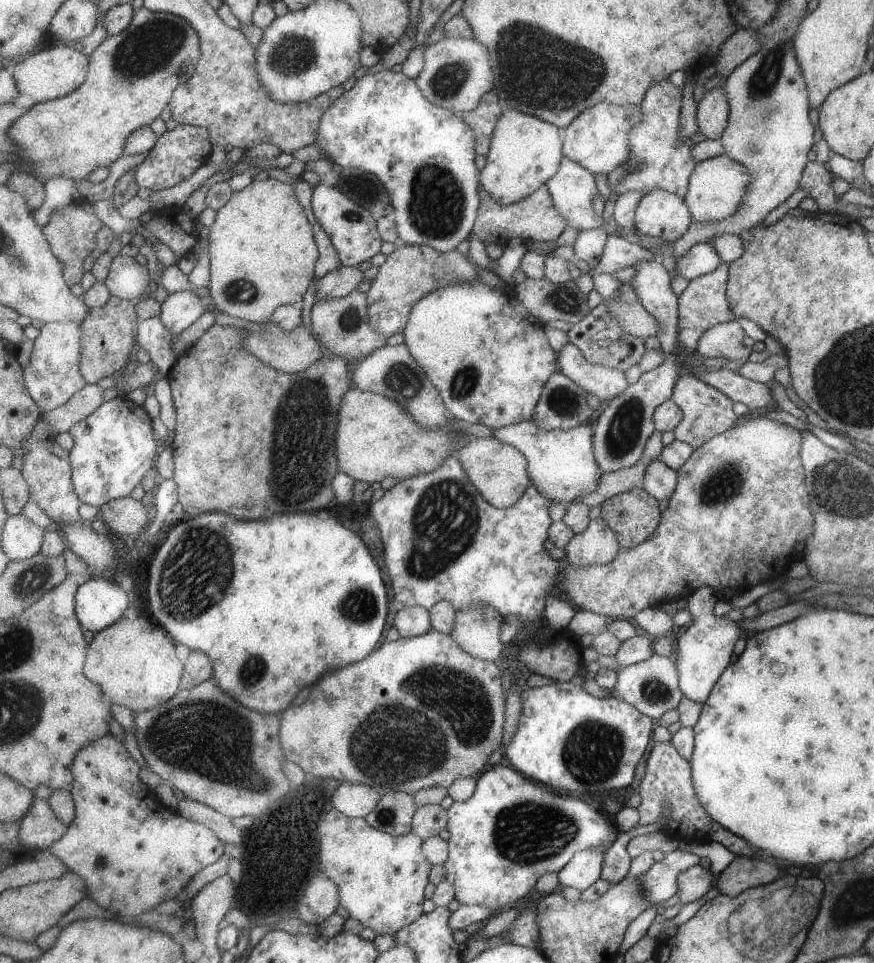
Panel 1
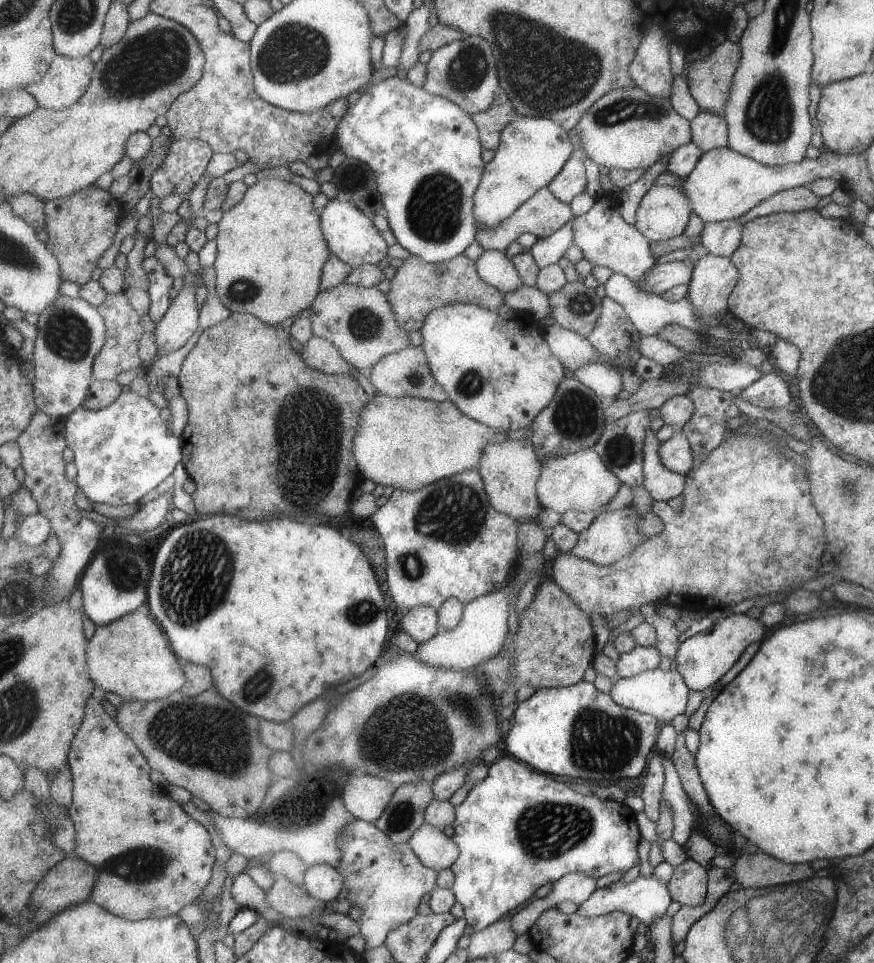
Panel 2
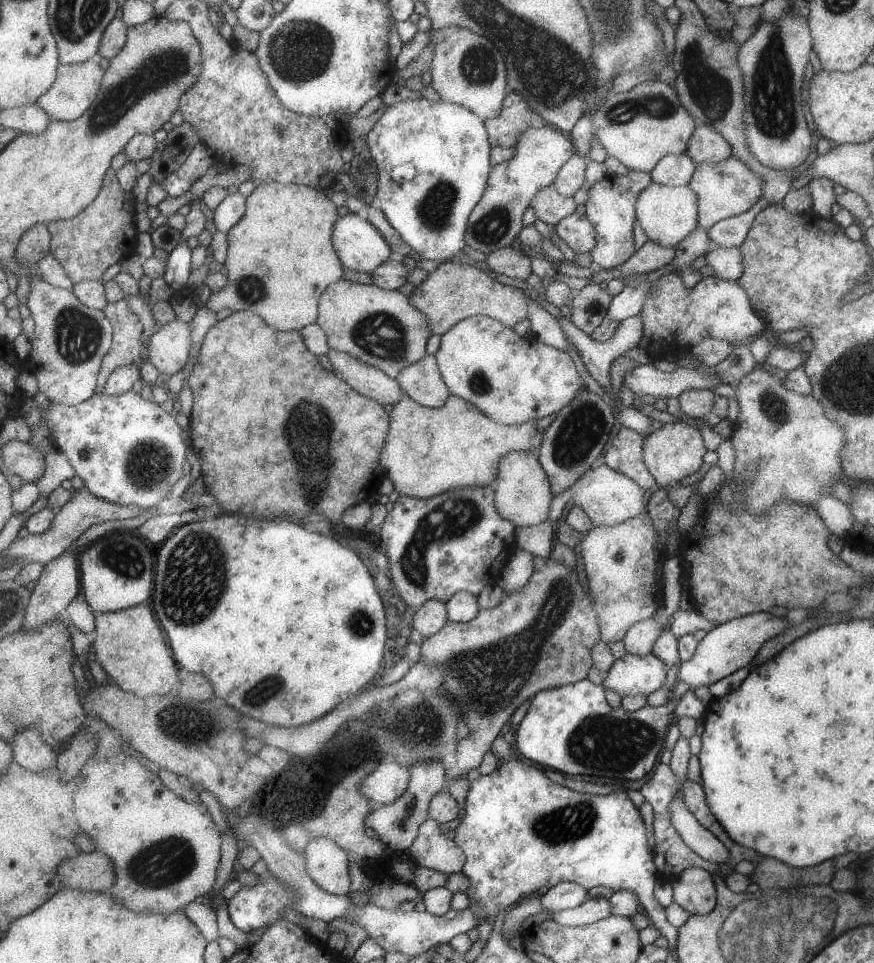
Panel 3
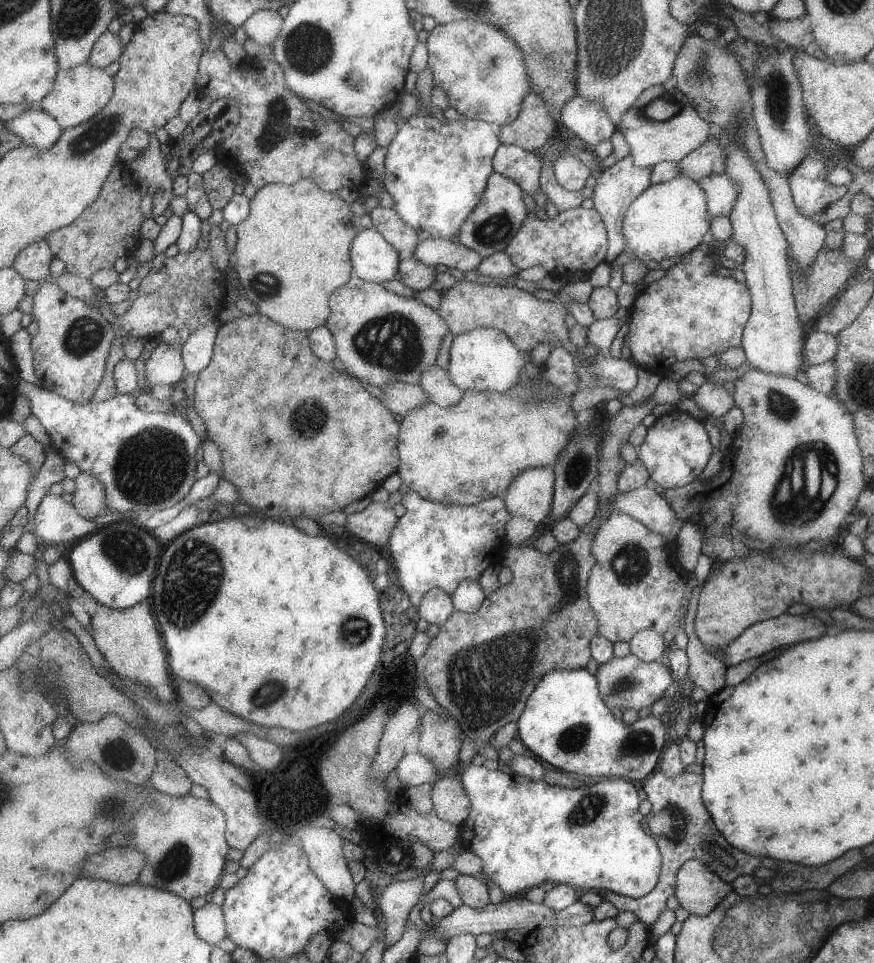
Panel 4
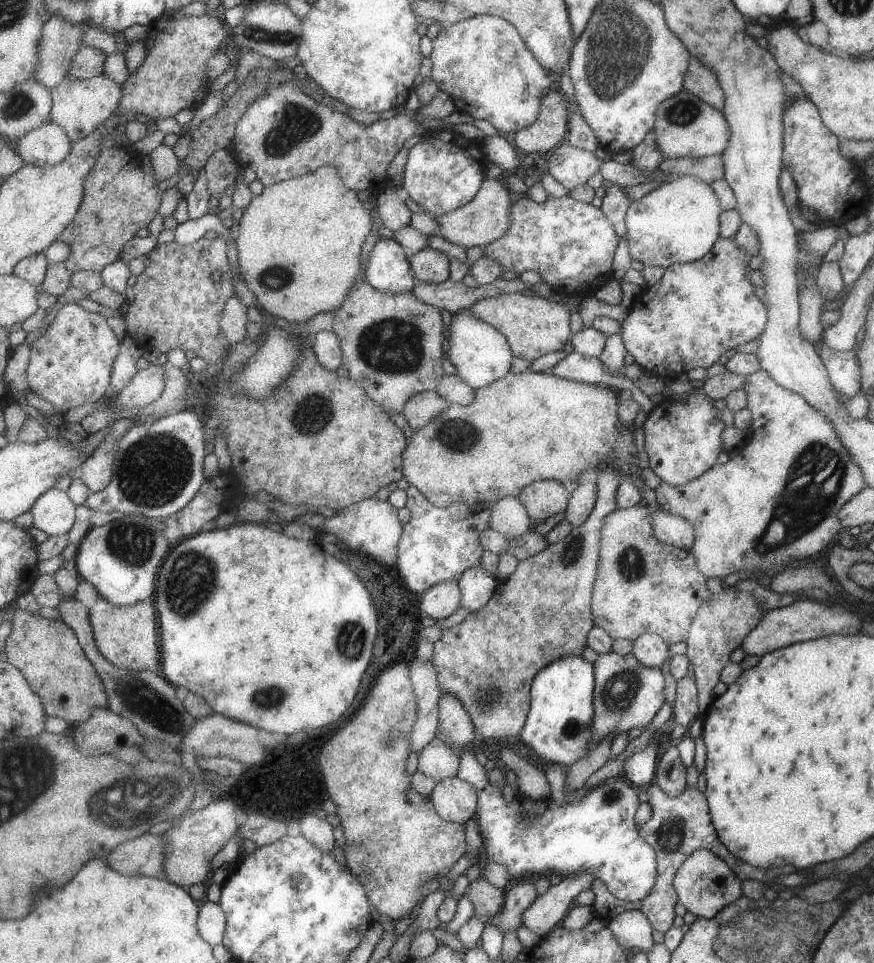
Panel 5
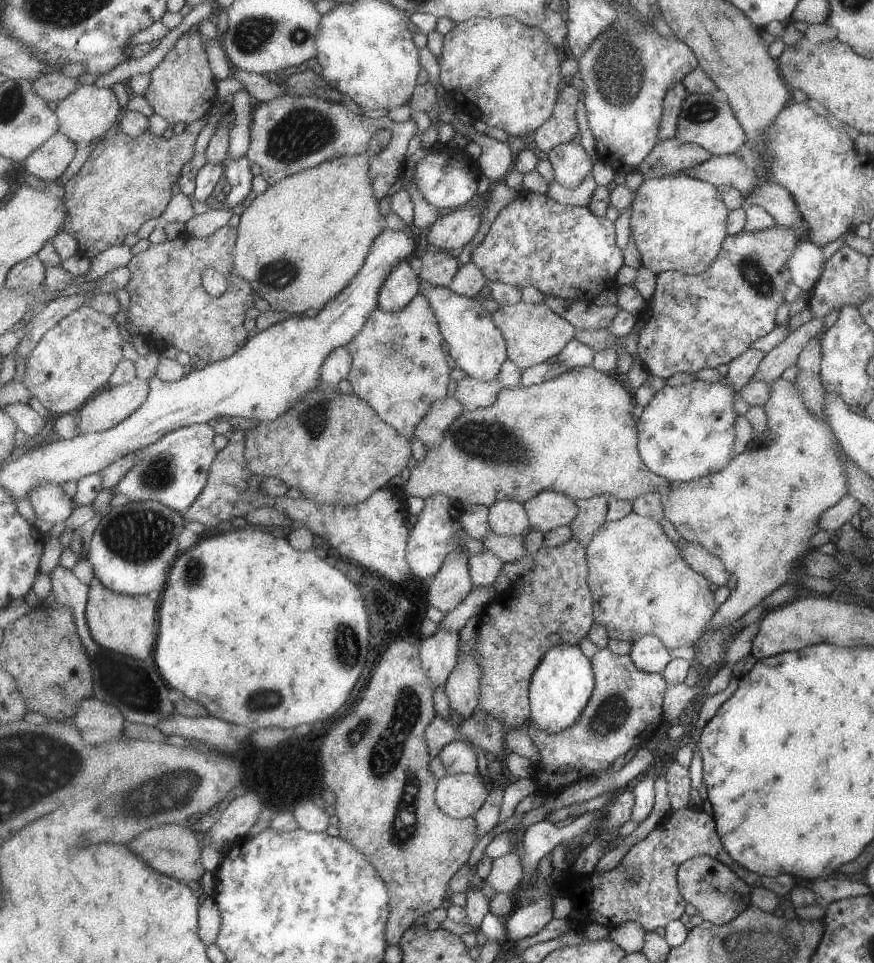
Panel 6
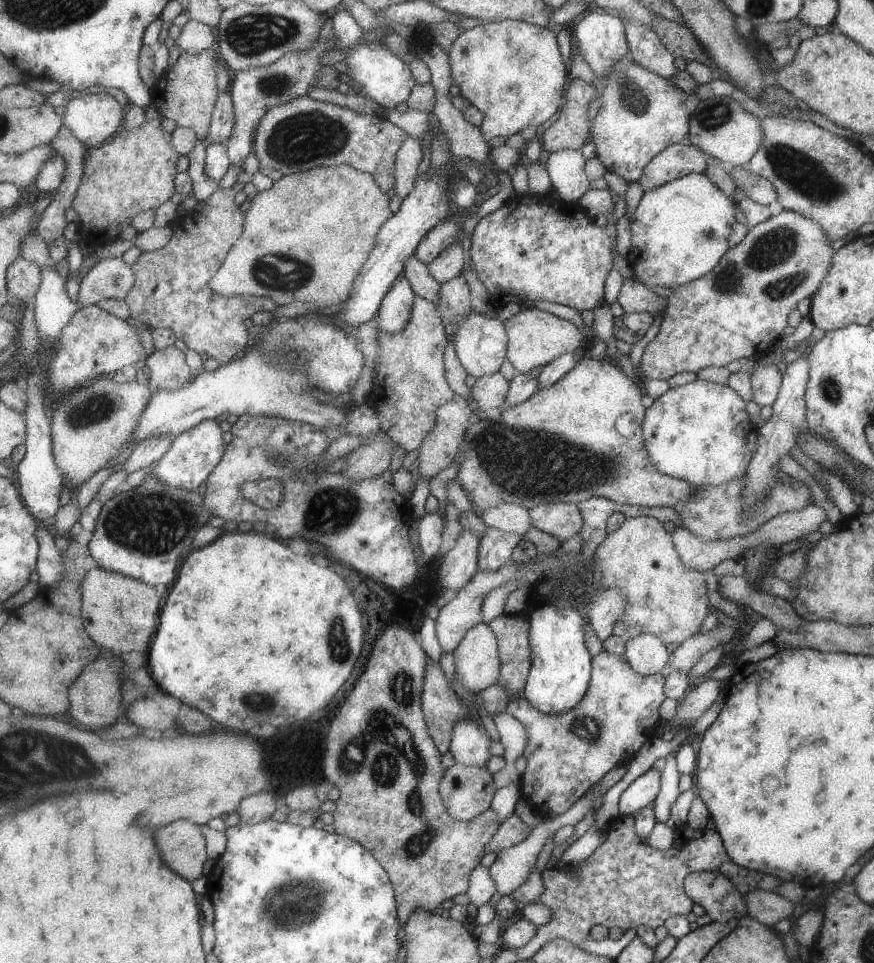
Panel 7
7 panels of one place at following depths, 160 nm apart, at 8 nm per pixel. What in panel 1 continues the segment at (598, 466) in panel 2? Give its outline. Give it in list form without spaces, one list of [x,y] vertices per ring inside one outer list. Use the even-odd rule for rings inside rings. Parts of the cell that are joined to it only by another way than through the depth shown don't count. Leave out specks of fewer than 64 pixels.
[[[531,421],[520,422],[518,425],[507,425],[493,429],[493,437],[499,439],[503,444],[514,446],[519,449],[527,458],[527,474],[530,484],[533,485],[539,494],[548,498],[552,503],[569,504],[583,495],[594,492],[600,481],[601,472],[594,459],[592,447],[592,435],[589,431],[591,424],[585,423],[567,430],[540,430]]]

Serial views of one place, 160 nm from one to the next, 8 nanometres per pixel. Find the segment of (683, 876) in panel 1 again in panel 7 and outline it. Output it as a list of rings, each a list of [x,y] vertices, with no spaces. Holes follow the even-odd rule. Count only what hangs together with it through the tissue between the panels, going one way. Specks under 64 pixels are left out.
[[[717,871],[686,874],[682,883],[693,904],[702,906],[711,921],[724,923],[747,914],[744,895]]]

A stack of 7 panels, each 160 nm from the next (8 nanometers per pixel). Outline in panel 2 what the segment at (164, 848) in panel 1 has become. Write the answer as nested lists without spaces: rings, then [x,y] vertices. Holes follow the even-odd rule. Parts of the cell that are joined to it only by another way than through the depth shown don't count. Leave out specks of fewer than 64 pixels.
[[[89,698],[89,702],[86,704],[86,713],[82,728],[78,730],[72,742],[68,762],[72,766],[74,774],[74,799],[69,808],[67,808],[67,815],[75,823],[78,840],[73,855],[77,855],[80,859],[86,860],[98,868],[98,880],[88,900],[105,907],[108,911],[113,912],[113,914],[119,914],[119,916],[131,918],[131,920],[170,917],[176,915],[187,904],[195,903],[195,900],[204,894],[206,886],[210,884],[213,878],[215,856],[217,856],[218,851],[215,848],[215,844],[211,842],[211,834],[209,834],[209,830],[203,824],[200,824],[198,820],[193,820],[180,804],[175,802],[175,800],[171,800],[165,788],[151,782],[149,776],[151,776],[153,768],[147,757],[142,753],[142,750],[137,746],[134,739],[122,729],[116,719],[111,718],[107,714],[105,706],[99,700],[95,700],[95,698]]]

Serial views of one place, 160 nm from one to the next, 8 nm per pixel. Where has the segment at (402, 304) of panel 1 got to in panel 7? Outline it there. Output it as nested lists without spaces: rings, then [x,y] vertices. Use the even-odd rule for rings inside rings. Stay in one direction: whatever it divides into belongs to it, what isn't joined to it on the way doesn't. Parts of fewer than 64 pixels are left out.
[[[534,307],[524,309],[505,320],[506,335],[509,339],[506,346],[506,359],[518,373],[527,373],[533,368],[549,365],[555,357],[564,353],[573,353],[581,344],[581,331],[567,320]]]

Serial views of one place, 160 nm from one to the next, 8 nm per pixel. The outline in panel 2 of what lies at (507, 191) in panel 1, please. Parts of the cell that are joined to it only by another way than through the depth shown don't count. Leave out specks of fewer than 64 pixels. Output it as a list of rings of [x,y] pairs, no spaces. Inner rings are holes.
[[[523,117],[507,124],[500,134],[500,144],[493,151],[492,159],[485,164],[481,184],[477,186],[477,192],[473,196],[473,217],[477,226],[494,229],[509,219],[518,210],[518,206],[554,180],[571,154],[574,154],[574,147],[569,135],[552,120],[543,117]]]

